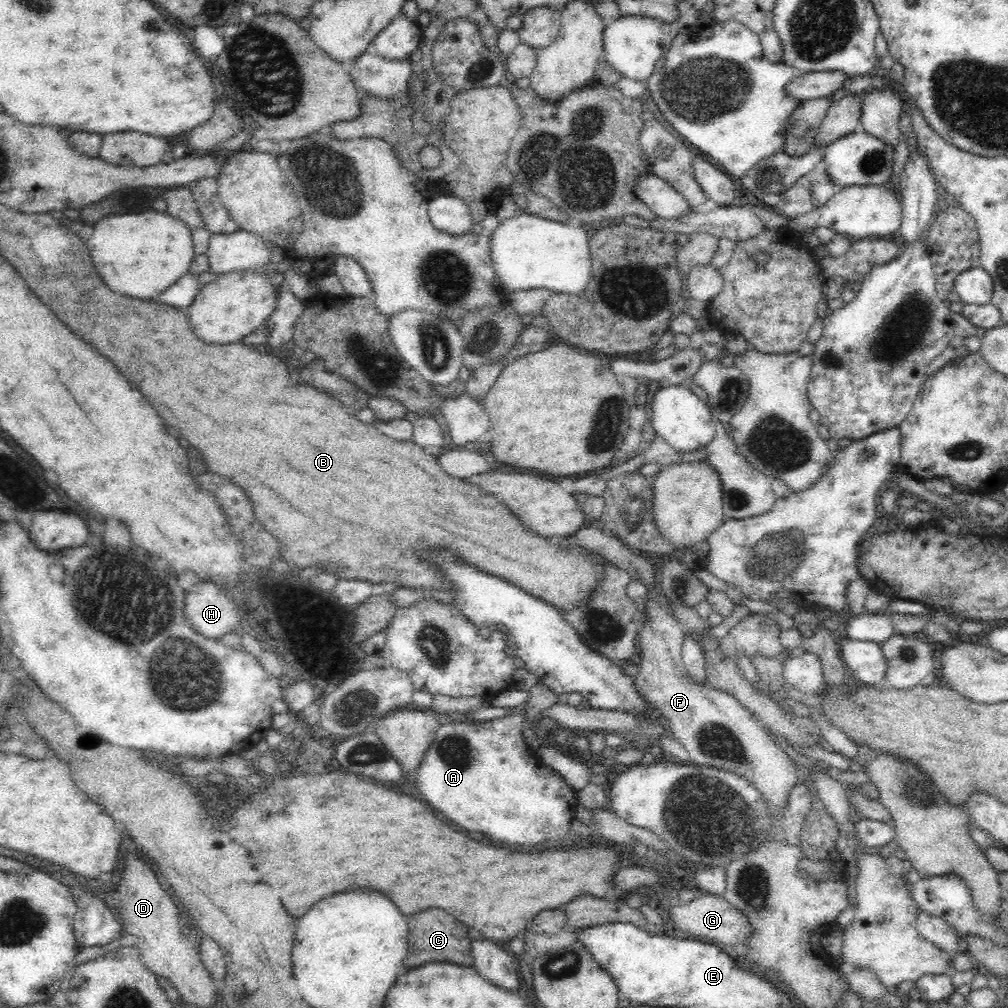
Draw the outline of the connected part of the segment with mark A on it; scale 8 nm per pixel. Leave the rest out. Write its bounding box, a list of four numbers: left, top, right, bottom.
[418,711,578,848]

